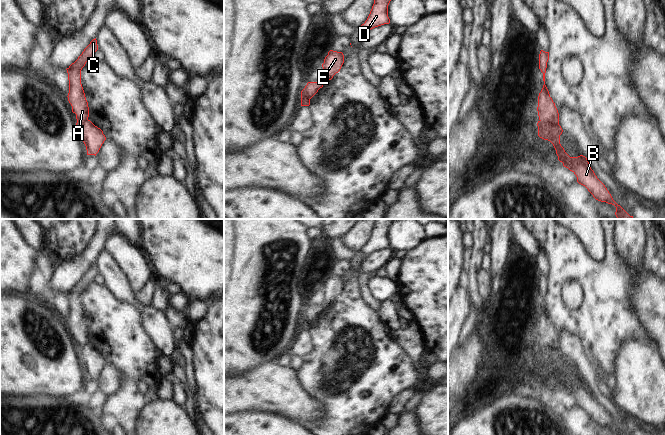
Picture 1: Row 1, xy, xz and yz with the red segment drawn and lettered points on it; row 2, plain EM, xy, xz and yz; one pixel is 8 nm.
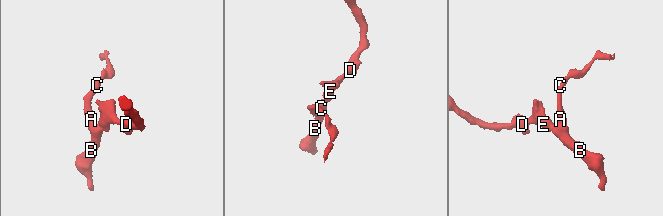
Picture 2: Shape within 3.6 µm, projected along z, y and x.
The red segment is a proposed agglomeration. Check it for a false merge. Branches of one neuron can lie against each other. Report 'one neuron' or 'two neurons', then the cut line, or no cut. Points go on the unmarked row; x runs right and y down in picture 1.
two neurons; cut yz (540, 344), (558, 349)

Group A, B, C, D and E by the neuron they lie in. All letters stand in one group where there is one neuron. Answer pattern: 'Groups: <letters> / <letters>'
Groups: A C / B D E.

